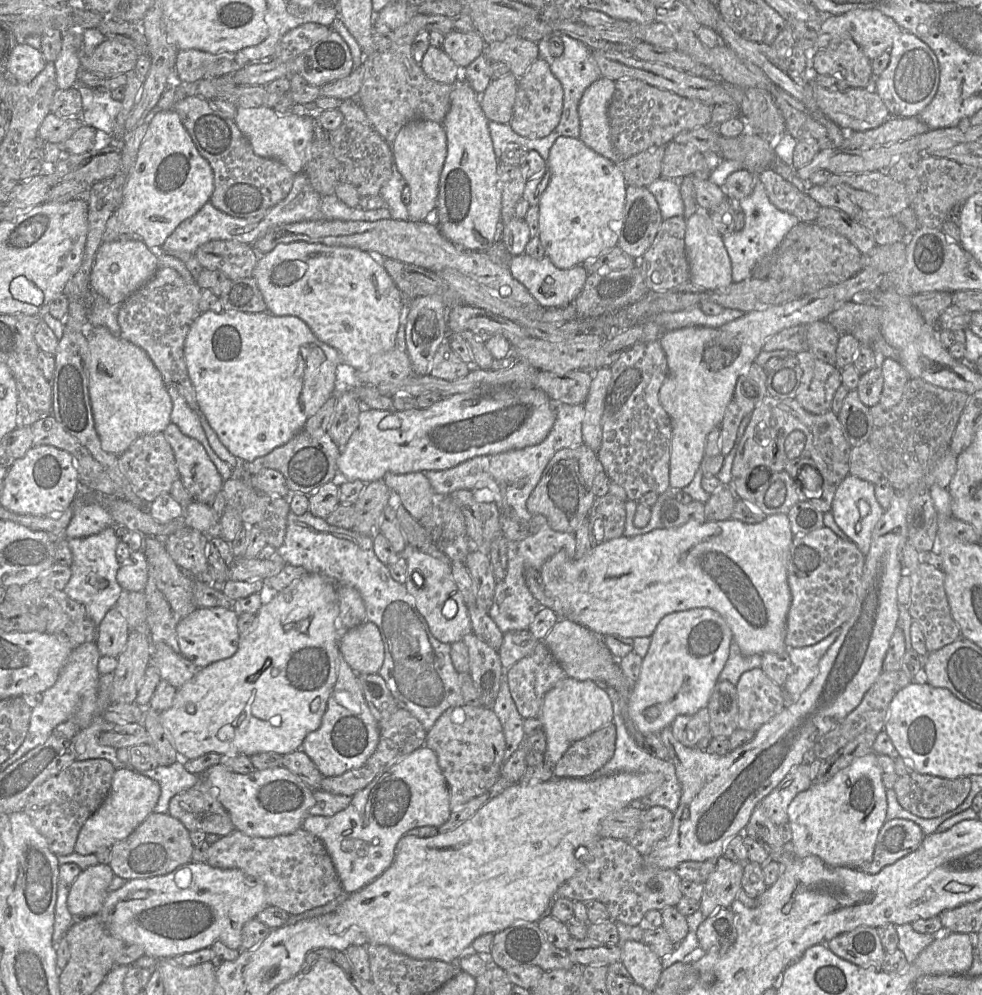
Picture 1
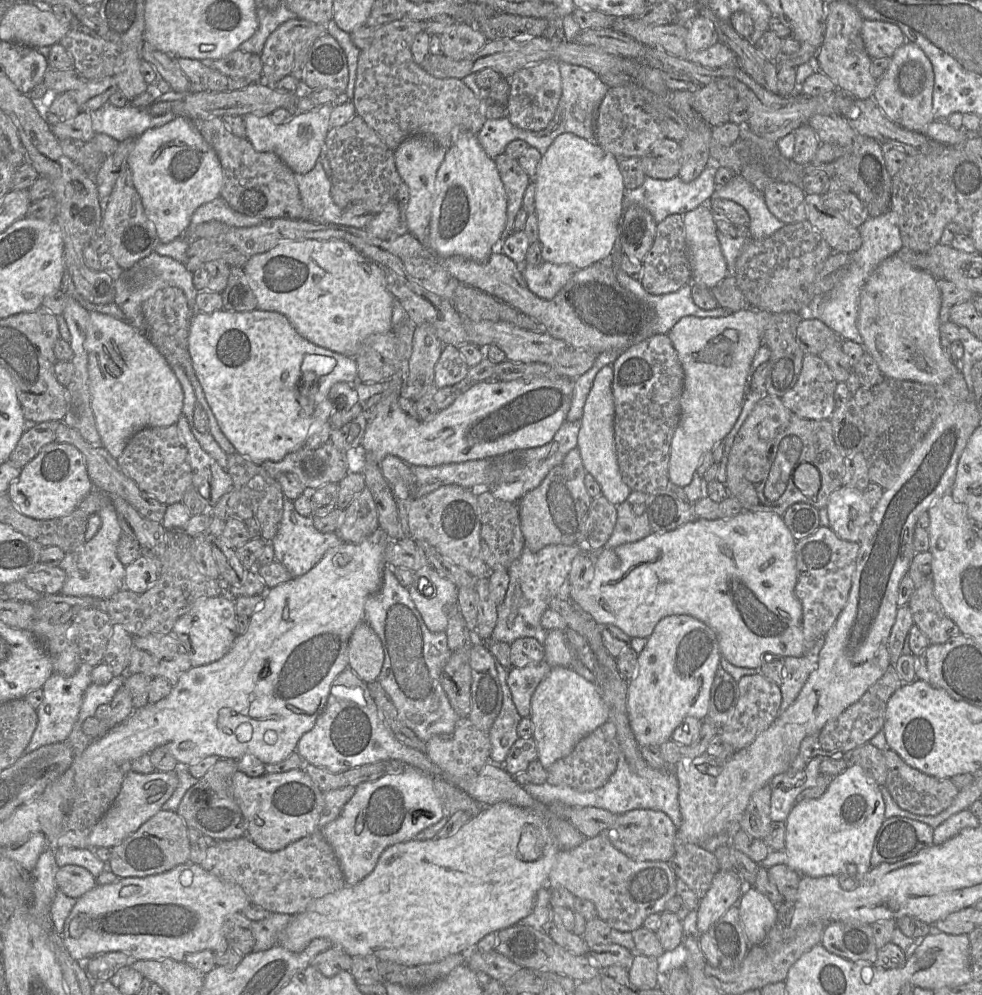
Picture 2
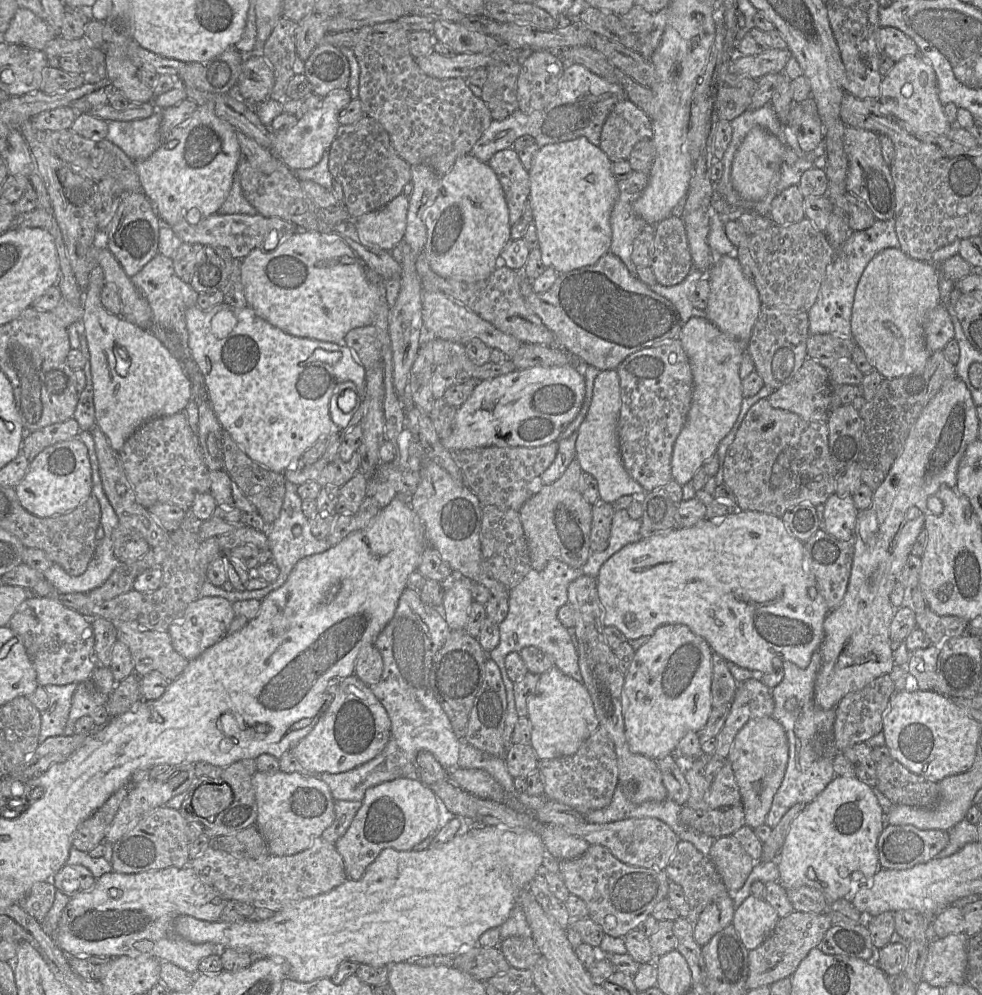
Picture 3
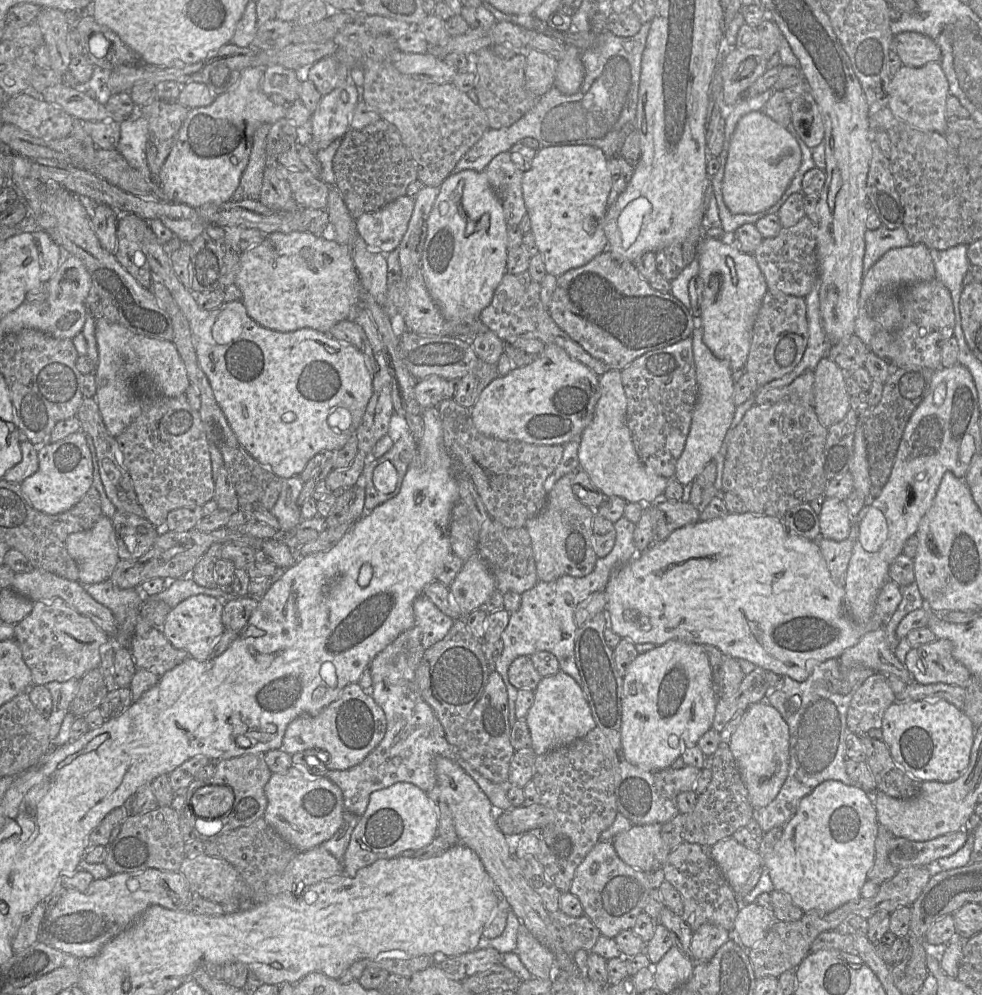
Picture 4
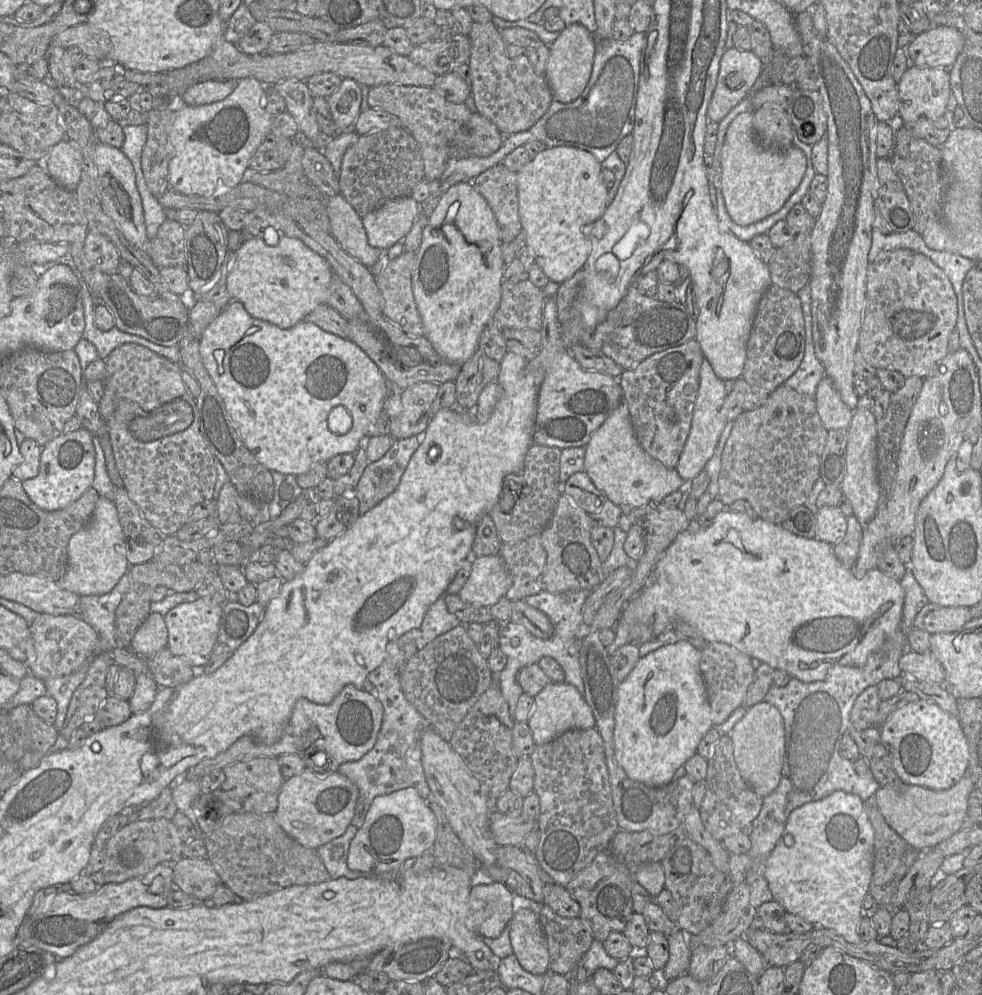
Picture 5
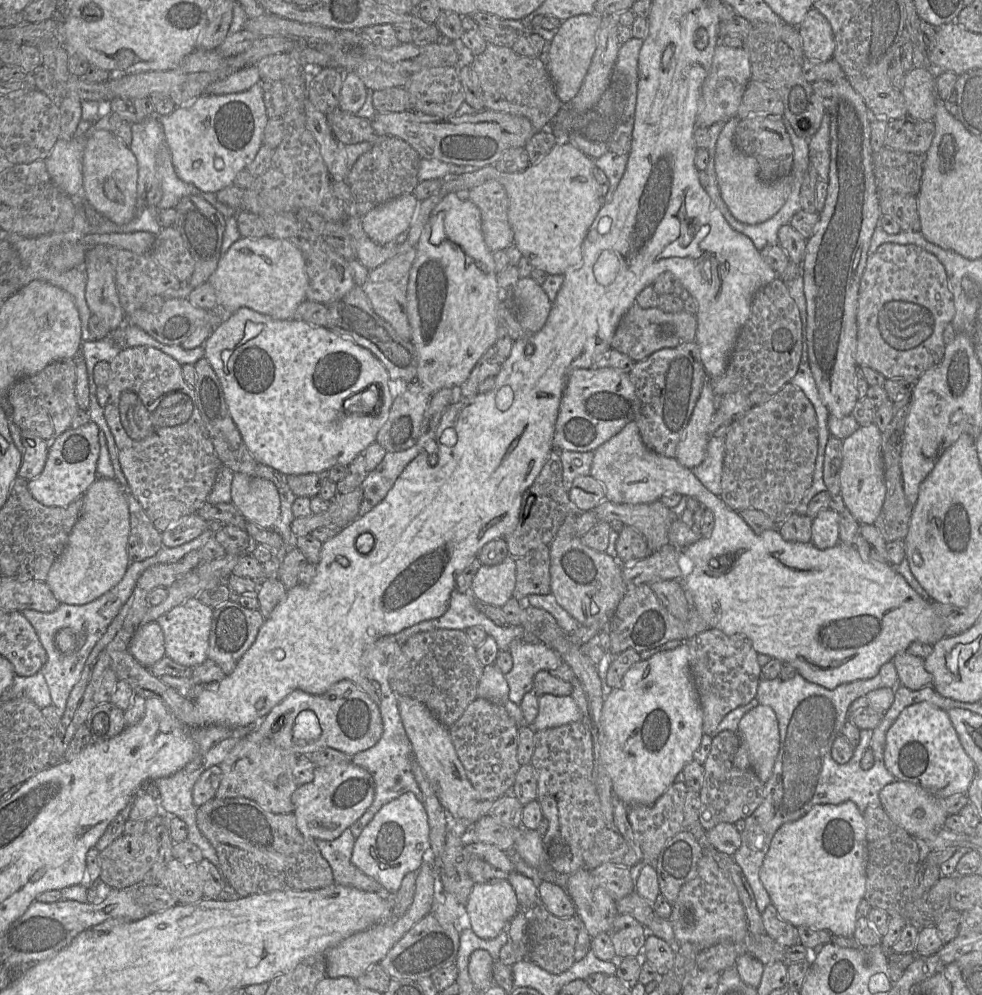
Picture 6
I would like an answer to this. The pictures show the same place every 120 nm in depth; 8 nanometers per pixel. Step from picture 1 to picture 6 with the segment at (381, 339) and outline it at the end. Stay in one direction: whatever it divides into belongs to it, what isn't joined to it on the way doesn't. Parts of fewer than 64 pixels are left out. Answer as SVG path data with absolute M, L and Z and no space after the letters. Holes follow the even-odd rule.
M270 236L240 238L222 255L217 269L207 282L215 290L217 308L231 314L242 307L248 307L261 315L273 319L289 320L292 319L297 307L307 300L308 276L306 263L301 251L287 239L278 239Z

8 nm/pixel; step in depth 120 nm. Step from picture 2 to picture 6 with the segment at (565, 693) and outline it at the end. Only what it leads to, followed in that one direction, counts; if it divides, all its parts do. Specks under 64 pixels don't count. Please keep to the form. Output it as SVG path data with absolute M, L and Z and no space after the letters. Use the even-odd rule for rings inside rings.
M543 694L538 698L538 706L539 711L536 719L532 725L528 725L532 726L535 731L559 727L571 722L582 721L582 714L572 696L554 696L550 694Z

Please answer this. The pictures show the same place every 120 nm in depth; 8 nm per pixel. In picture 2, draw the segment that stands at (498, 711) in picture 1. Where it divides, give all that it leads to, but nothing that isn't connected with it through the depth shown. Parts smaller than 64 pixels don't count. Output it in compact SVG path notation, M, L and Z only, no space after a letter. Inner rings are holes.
M496 658L495 665L503 691L503 703L489 731L490 757L495 763L503 765L509 750L519 738L517 728L522 717L513 702L511 690L507 683L508 669L502 666Z

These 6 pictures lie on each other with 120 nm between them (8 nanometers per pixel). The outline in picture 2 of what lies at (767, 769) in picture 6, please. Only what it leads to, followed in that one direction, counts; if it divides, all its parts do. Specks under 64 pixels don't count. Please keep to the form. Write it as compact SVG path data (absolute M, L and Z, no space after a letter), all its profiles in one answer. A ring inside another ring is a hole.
M769 785L757 790L750 798L740 821L740 830L756 839L763 840L770 829L771 788Z

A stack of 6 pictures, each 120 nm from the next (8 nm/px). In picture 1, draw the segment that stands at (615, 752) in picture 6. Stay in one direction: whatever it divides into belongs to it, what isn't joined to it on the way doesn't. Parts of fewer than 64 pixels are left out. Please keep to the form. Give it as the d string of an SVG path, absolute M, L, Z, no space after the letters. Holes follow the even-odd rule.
M692 608L665 615L650 636L651 642L642 660L638 680L633 684L627 702L630 718L637 730L646 736L671 726L678 715L692 715L707 707L711 693L728 659L733 633L725 619L711 608Z

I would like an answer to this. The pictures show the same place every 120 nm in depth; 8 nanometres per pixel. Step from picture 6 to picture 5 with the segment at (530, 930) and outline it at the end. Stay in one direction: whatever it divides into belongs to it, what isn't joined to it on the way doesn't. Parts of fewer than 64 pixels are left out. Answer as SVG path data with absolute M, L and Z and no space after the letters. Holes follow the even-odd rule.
M548 905L542 906L538 919L548 943L549 971L570 975L594 941L591 928L580 917L561 917Z

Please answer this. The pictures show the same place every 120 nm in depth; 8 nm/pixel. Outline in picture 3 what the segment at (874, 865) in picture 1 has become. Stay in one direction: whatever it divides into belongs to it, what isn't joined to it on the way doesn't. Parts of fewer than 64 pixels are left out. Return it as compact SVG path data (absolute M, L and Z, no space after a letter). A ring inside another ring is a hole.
M886 824L877 842L879 865L889 870L910 869L935 858L948 842L948 831Z

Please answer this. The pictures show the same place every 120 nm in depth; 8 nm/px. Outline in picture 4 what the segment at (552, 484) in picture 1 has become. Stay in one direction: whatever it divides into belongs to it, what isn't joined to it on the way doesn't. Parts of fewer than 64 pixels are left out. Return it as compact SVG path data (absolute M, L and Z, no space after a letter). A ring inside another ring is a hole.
M575 472L559 479L547 493L543 509L529 519L527 529L534 553L538 579L551 582L561 576L584 577L596 565L598 556L593 549L593 519L596 511L581 503L572 491Z

